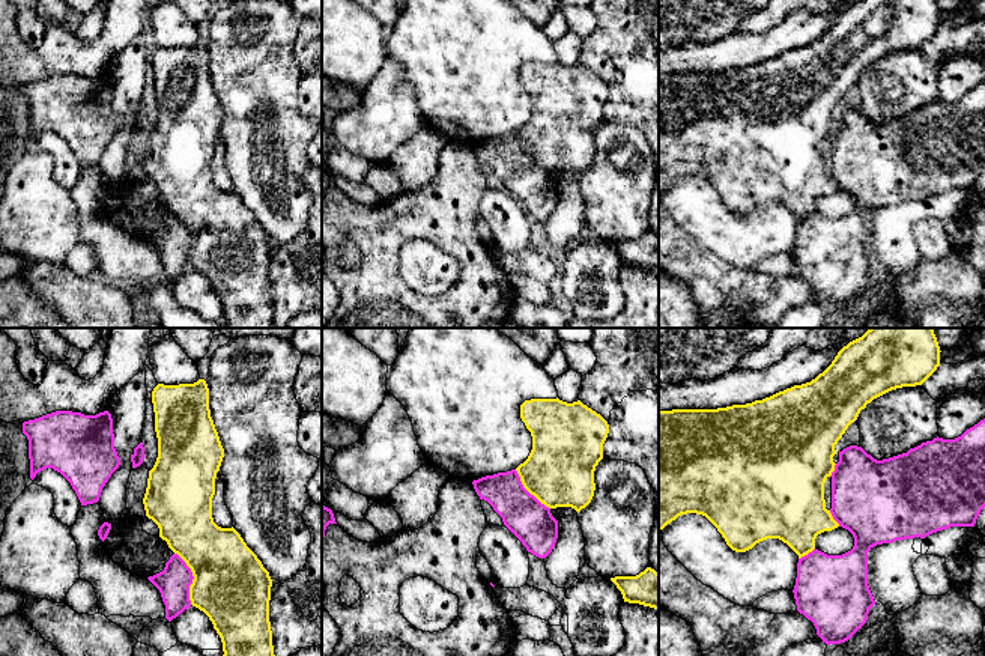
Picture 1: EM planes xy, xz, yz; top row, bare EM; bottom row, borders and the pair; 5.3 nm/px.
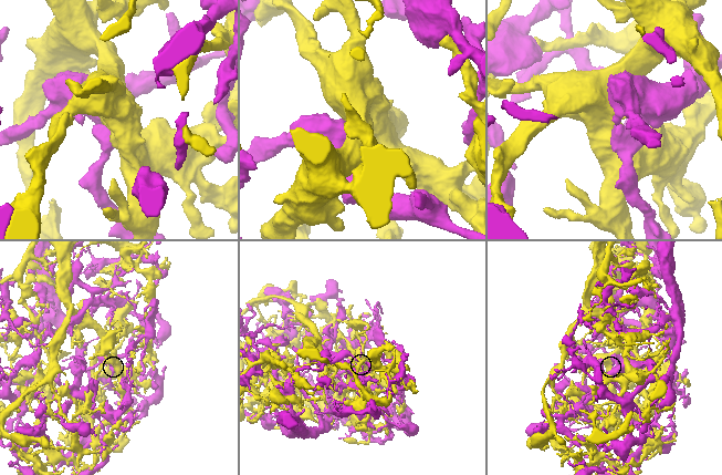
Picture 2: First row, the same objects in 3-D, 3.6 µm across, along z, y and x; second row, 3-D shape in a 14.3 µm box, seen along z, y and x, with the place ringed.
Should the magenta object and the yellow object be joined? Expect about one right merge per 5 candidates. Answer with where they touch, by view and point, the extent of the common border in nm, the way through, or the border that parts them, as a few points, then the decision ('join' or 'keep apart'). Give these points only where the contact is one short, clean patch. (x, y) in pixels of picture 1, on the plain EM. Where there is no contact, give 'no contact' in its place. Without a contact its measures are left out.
xy (193, 241) | 300 nm | keep apart

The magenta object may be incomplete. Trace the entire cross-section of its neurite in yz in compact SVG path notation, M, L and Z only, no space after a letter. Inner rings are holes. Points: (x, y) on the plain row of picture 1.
M985 81L955 102L934 101L907 116L877 123L862 110L839 114L832 135L830 176L854 200L851 214L827 218L814 212L799 221L794 262L797 274L811 283L826 305L848 304L868 283L875 268L868 248L868 215L883 206L925 202L950 190L974 190L985 170Z

